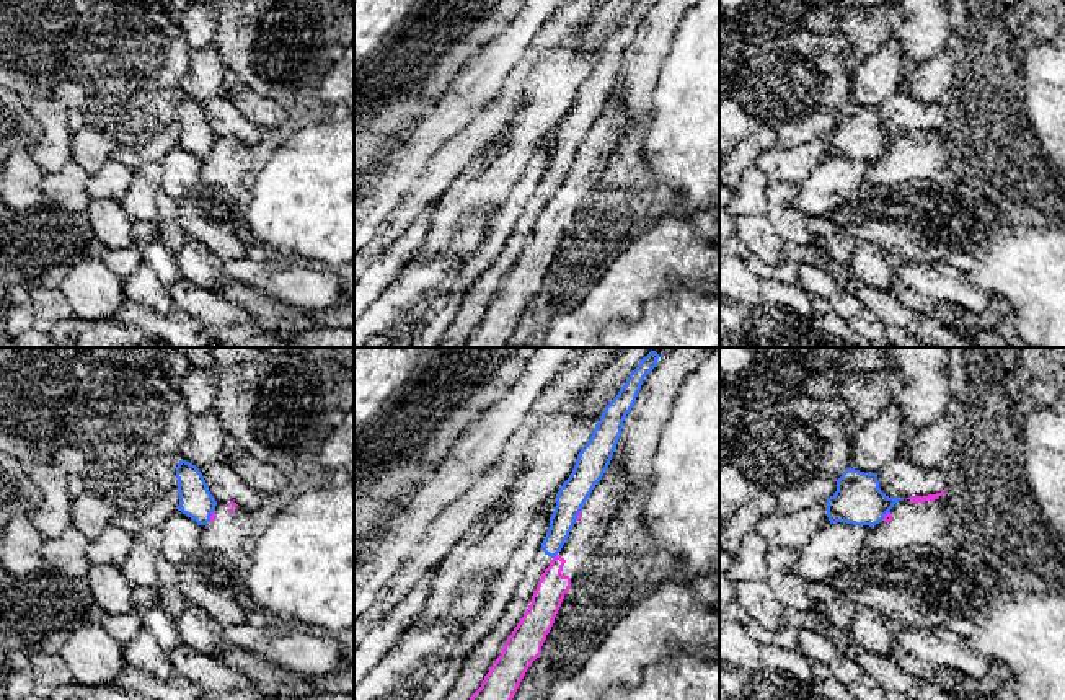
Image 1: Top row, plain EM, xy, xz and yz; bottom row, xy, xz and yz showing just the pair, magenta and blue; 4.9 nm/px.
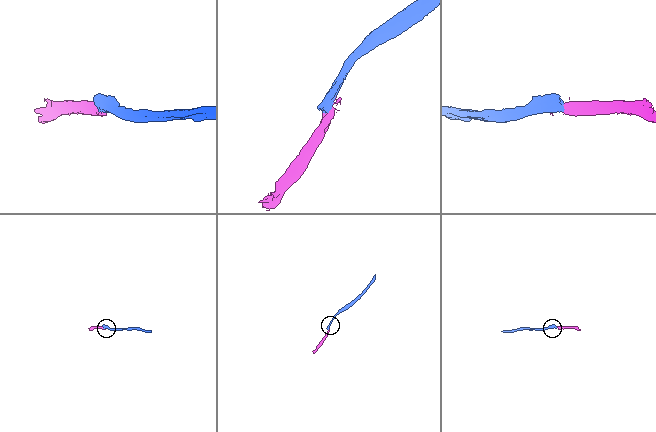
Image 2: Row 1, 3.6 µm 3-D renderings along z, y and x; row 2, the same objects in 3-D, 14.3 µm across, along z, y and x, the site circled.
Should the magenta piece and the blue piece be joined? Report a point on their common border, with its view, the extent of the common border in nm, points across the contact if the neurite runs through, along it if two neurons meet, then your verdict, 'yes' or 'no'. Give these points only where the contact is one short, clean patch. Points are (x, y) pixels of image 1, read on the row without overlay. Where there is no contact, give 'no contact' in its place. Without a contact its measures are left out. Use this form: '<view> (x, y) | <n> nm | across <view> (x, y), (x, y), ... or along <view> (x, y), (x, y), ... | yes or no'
xz (555, 191) | 40 nm | along xz (556, 188), (553, 193) | no

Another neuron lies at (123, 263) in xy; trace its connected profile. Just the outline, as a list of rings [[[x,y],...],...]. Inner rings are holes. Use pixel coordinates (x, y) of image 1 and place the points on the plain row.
[[[91,240],[86,255],[99,259],[113,274],[121,279],[132,276],[144,263],[135,246],[126,250],[111,250],[96,240]]]

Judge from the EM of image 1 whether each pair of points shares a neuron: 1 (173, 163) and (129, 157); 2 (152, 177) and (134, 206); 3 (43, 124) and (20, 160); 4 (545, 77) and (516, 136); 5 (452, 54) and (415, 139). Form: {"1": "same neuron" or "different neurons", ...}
{"1": "different neurons", "2": "same neuron", "3": "different neurons", "4": "same neuron", "5": "different neurons"}

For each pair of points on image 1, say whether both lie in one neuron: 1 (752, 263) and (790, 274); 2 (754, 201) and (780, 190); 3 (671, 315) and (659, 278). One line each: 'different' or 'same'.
1: same
2: different
3: different

